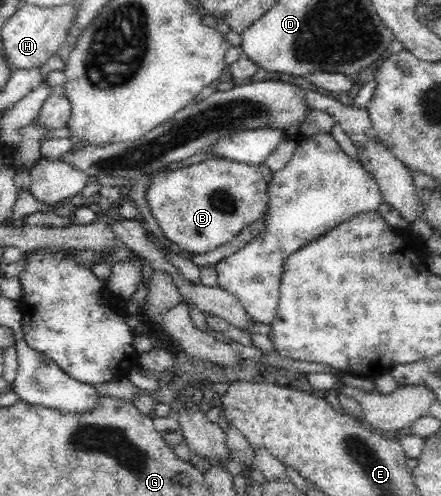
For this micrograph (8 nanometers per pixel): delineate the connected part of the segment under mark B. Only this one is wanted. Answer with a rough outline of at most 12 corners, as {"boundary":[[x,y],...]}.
{"boundary":[[211,157],[153,174],[145,199],[190,260],[265,214],[259,168]]}

